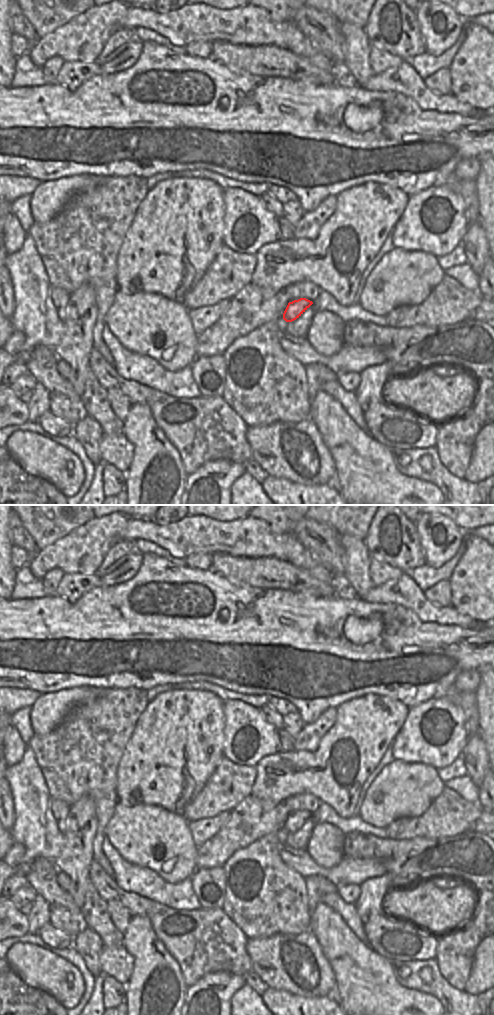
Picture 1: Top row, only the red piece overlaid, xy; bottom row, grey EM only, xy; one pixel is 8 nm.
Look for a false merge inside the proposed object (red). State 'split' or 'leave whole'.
leave whole

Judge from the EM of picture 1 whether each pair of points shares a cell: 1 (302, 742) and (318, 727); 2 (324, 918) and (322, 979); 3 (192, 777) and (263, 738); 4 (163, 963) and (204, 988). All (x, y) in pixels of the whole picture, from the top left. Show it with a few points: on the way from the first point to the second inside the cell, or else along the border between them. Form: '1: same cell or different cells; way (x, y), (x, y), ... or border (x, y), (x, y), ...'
1: same cell; way (306, 739), (314, 731)
2: different cells; border (312, 931), (334, 973)
3: different cells; border (223, 733), (222, 757)
4: different cells; border (187, 988), (182, 1004)

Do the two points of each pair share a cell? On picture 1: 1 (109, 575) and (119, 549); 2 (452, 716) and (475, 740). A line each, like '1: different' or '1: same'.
1: different
2: different

